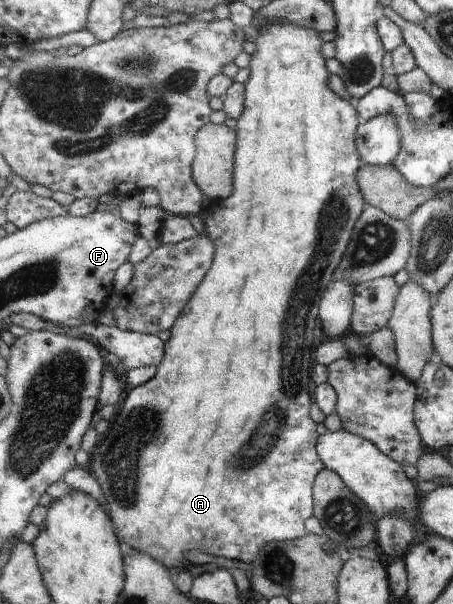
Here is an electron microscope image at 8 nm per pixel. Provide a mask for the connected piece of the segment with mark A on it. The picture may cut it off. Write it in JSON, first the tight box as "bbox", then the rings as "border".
{"bbox":[89,24,366,570],"border":[[[267,24],[259,29],[259,35],[255,37],[254,43],[256,45],[256,51],[251,55],[251,62],[249,65],[249,69],[251,70],[250,78],[245,84],[245,113],[243,113],[241,119],[237,120],[237,125],[239,125],[236,130],[239,131],[239,143],[237,143],[236,155],[237,189],[235,189],[235,193],[233,193],[231,199],[225,199],[221,205],[213,205],[210,211],[205,210],[202,215],[203,222],[205,223],[205,233],[209,233],[208,236],[213,237],[213,241],[217,241],[217,261],[213,263],[213,269],[209,271],[209,277],[204,277],[203,283],[205,283],[205,285],[200,285],[200,287],[197,288],[192,299],[189,300],[184,311],[181,312],[180,319],[177,320],[176,324],[170,329],[171,335],[169,339],[165,341],[165,359],[157,366],[157,375],[151,381],[139,387],[130,387],[128,389],[122,400],[119,412],[113,420],[109,422],[109,429],[103,433],[103,435],[98,435],[97,443],[90,451],[91,461],[89,470],[96,476],[97,481],[101,484],[105,492],[108,504],[110,505],[110,511],[112,512],[112,520],[115,523],[115,527],[117,527],[116,533],[118,537],[121,541],[130,545],[131,548],[148,553],[165,567],[171,567],[171,569],[186,570],[191,565],[191,563],[185,560],[186,553],[197,549],[203,549],[203,553],[211,553],[211,555],[217,555],[217,557],[226,557],[252,564],[264,549],[263,545],[265,545],[265,543],[271,544],[272,541],[288,542],[298,540],[304,535],[307,535],[306,521],[314,516],[316,505],[313,486],[316,483],[316,477],[326,468],[324,461],[319,459],[320,455],[317,451],[317,444],[320,439],[319,435],[317,435],[317,425],[315,425],[313,419],[309,417],[311,403],[313,403],[311,389],[309,389],[309,385],[311,385],[311,369],[314,369],[314,367],[311,367],[311,365],[313,365],[313,345],[315,345],[313,339],[315,339],[315,329],[317,329],[317,317],[319,317],[319,305],[321,305],[322,297],[324,296],[325,290],[331,286],[335,280],[334,275],[336,269],[339,267],[345,252],[348,251],[348,245],[352,240],[353,230],[356,228],[356,223],[360,220],[361,214],[364,212],[363,209],[365,209],[366,201],[364,200],[364,195],[358,182],[358,173],[364,162],[359,153],[358,145],[356,144],[357,132],[362,120],[360,113],[351,105],[351,102],[343,100],[337,93],[333,93],[333,91],[327,87],[327,79],[329,79],[330,73],[329,69],[327,69],[327,63],[325,63],[326,59],[321,55],[323,39],[319,37],[317,30],[310,30],[303,26],[296,26],[293,24]]]}

